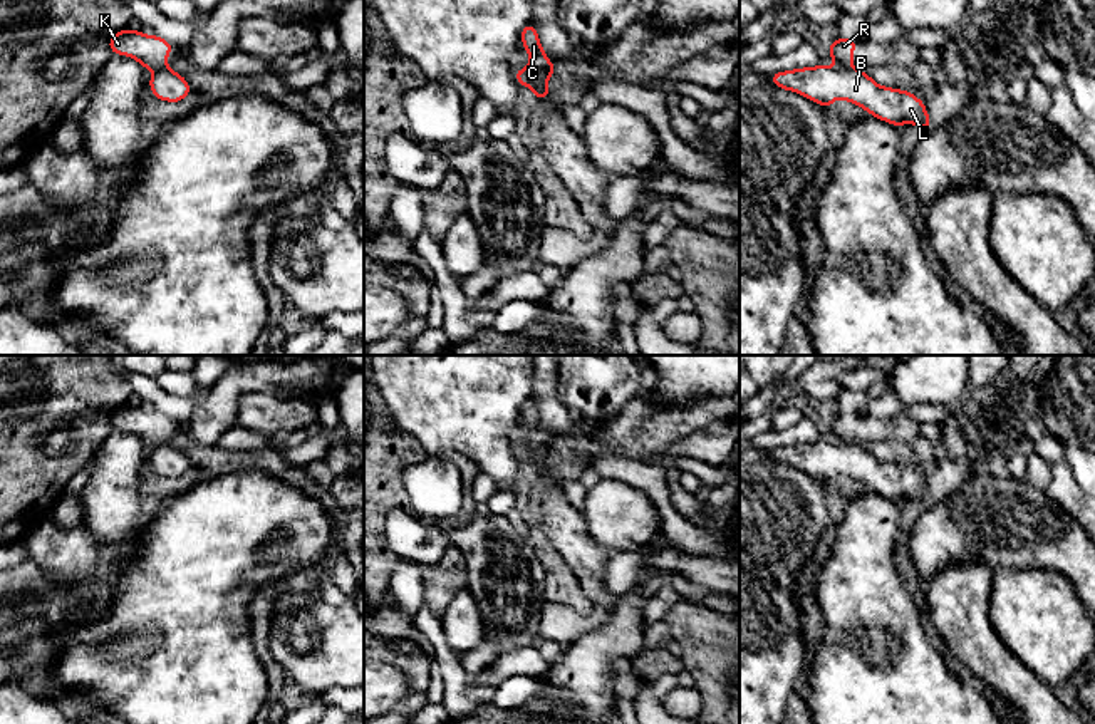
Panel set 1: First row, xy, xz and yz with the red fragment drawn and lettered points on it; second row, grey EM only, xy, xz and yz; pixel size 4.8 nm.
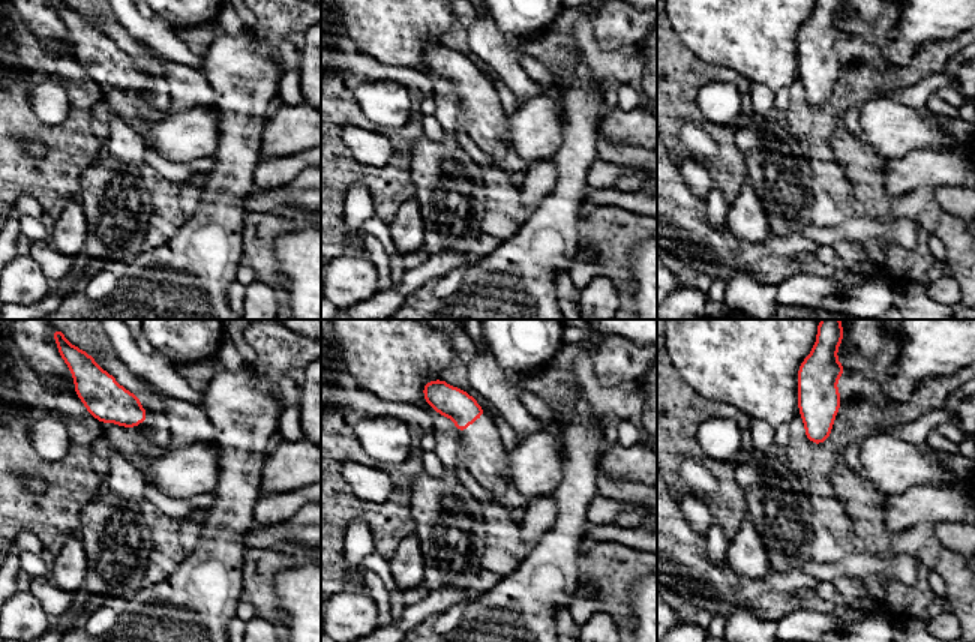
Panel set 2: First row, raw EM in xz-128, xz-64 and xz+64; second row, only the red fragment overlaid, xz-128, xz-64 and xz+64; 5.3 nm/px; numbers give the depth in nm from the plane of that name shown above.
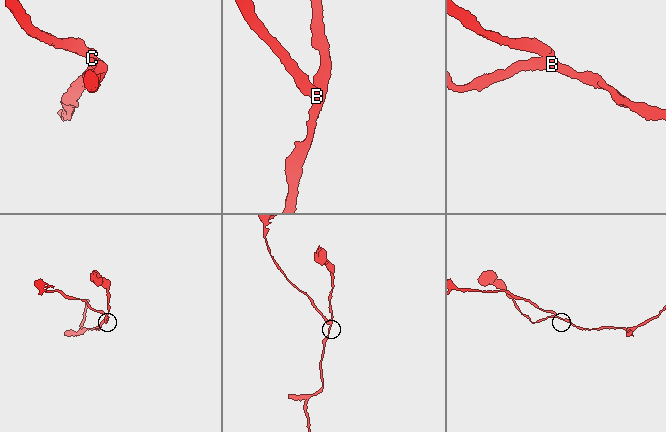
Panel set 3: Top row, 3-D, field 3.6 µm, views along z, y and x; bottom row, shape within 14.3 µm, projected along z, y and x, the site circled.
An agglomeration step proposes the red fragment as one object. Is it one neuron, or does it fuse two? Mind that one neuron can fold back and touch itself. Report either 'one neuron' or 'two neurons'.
two neurons

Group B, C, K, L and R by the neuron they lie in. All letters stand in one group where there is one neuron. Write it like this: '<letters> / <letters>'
B C L / K R

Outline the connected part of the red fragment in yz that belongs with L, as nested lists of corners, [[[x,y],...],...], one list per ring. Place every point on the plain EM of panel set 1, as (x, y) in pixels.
[[[803,442],[771,449],[770,456],[785,466],[797,468],[828,484],[833,476],[848,476],[870,491],[895,503],[917,499],[929,506],[931,496],[924,478],[909,466],[879,461],[855,442]]]

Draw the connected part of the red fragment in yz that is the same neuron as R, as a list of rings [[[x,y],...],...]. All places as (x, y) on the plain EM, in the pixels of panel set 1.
[[[838,412],[833,419],[827,421],[832,436],[840,442],[848,442],[848,444],[854,442],[852,432],[854,432],[857,417],[859,416],[855,414]]]

